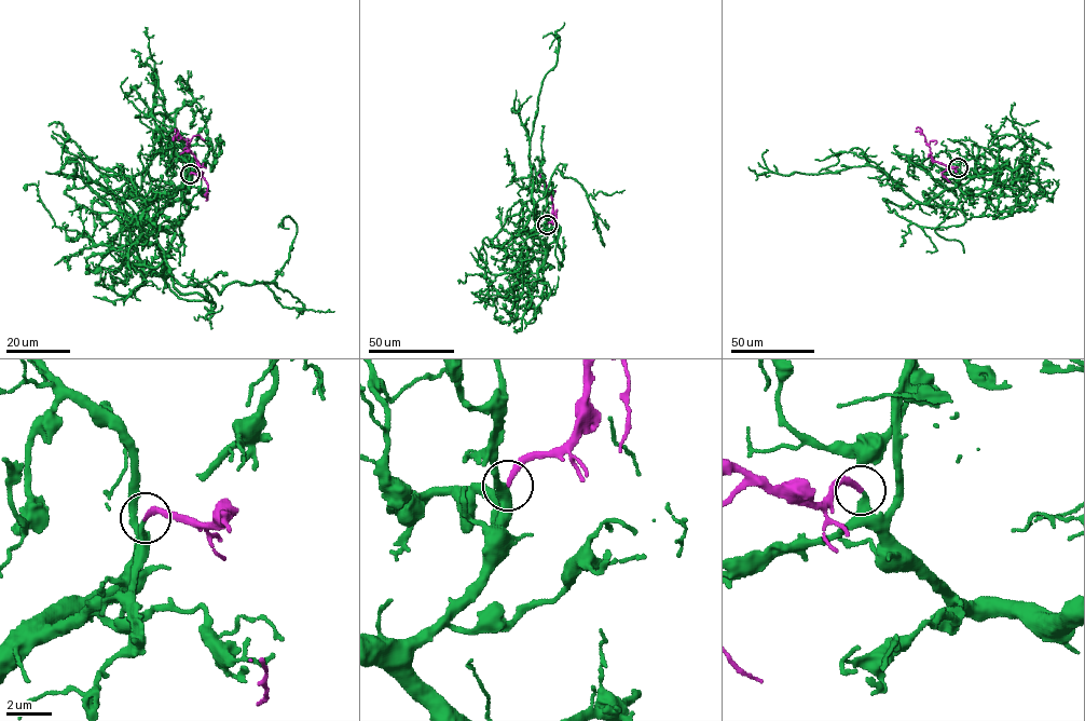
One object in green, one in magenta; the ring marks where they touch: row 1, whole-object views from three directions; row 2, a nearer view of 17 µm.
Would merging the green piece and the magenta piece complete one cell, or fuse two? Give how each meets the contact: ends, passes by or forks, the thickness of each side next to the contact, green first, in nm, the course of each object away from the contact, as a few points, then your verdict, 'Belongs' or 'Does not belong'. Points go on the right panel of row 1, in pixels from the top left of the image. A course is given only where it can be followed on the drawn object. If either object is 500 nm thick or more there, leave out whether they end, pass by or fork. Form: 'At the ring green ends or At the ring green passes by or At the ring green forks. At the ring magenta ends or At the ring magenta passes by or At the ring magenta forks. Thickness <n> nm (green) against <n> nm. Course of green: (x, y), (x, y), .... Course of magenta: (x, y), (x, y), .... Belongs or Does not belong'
At the ring green ends. At the ring magenta ends. Thickness 200 nm (green) against 260 nm. Course of green: (958, 167), (965, 176), (958, 179), (955, 188), (920, 203), (875, 166), (788, 175), (756, 174), (749, 166). Course of magenta: (958, 167), (934, 161), (921, 130), (916, 128). Belongs

